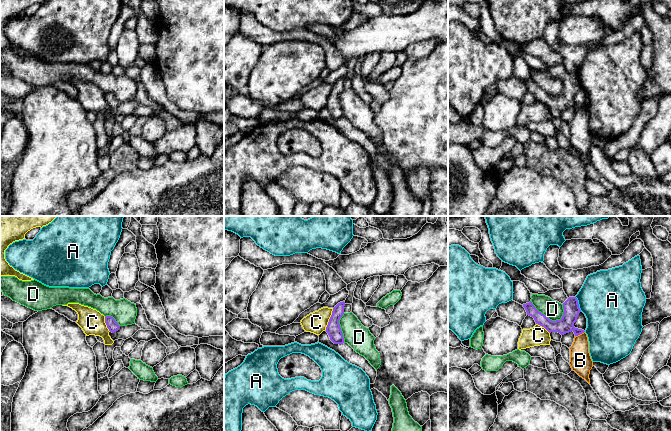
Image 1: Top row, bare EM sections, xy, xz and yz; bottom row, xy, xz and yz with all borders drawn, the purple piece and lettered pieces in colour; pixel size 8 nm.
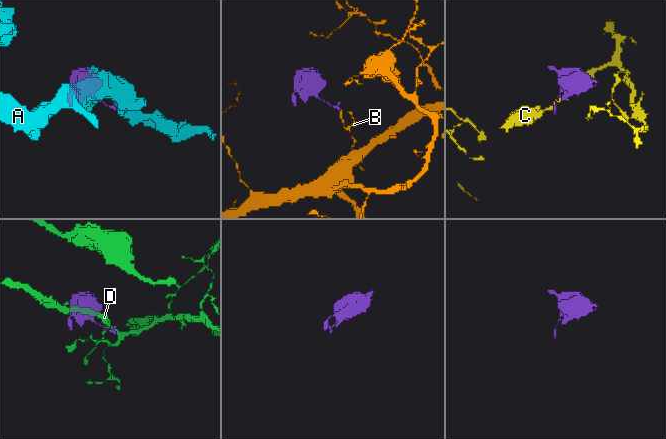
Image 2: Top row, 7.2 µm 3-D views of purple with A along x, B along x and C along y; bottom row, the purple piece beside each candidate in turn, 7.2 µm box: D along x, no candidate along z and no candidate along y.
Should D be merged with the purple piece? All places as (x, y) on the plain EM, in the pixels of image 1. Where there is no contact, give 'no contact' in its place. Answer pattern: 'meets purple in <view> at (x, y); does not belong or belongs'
meets purple in yz at (546, 92); does not belong

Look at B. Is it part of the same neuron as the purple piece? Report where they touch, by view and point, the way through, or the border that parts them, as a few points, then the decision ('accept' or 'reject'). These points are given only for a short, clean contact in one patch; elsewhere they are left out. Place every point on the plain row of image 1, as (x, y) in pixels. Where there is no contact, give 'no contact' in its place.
meets purple in yz at (579, 110); border along yz (584, 107), (575, 112); reject

